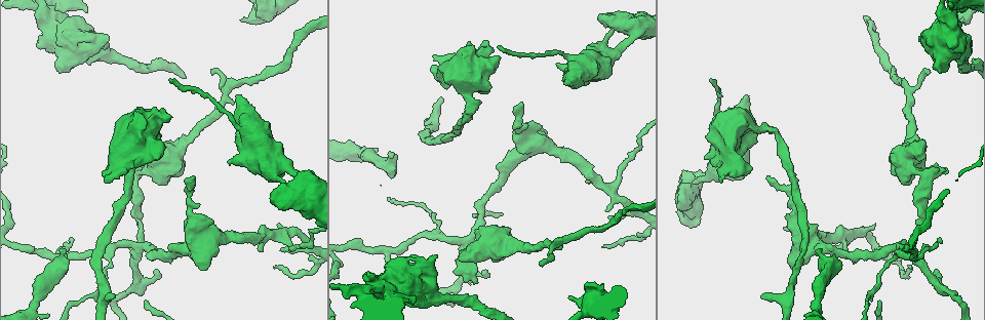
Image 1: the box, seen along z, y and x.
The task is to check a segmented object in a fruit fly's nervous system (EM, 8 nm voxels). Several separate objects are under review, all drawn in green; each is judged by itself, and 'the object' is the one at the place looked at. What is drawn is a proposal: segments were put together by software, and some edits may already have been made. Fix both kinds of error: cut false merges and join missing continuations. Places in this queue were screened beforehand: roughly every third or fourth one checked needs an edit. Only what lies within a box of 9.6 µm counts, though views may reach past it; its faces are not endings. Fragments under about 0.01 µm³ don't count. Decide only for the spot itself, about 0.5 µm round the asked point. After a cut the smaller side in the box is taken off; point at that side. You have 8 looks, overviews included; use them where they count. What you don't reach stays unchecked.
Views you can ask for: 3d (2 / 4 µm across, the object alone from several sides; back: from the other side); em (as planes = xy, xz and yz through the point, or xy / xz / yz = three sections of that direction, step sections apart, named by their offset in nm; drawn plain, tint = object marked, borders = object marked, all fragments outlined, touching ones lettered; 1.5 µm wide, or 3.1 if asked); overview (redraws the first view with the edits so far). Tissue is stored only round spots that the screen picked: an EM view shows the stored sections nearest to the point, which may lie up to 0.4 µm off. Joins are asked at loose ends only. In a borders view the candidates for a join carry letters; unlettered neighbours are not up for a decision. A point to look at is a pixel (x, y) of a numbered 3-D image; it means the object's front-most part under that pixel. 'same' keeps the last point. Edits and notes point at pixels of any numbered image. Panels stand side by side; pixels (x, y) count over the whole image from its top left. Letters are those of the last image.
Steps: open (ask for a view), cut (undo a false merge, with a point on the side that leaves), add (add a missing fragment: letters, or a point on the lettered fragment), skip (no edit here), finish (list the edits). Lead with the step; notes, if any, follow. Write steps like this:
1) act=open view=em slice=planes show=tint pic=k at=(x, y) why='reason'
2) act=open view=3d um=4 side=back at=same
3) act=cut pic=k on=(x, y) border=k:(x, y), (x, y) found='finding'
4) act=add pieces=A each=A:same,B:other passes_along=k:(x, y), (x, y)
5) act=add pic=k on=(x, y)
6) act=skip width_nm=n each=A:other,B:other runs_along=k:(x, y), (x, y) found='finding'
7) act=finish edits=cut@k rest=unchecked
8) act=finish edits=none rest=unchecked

act=open view=em slice=yz step=8 show=borders pic=1 at=(608, 211) why='free end'

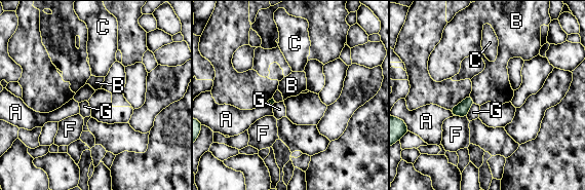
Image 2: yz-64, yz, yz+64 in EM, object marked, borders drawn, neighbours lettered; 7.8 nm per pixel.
act=open view=em slice=planes show=borders at=same

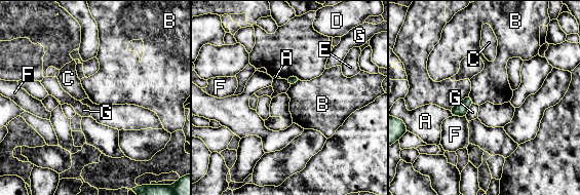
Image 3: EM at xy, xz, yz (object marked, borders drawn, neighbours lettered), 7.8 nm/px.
act=skip each=A:other,B:other,C:other,D:other,E:other,F:other,G:other border=3:(300, 80), (291, 85) found='none of them fits'

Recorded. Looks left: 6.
act=open view=3d um=4 pic=1 at=(138, 245) why='four arms meet'

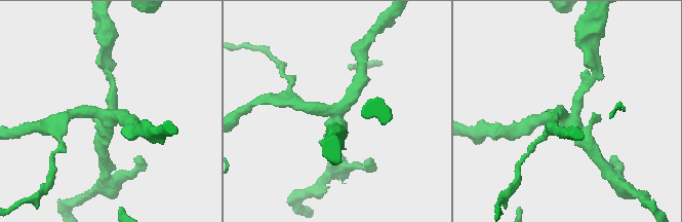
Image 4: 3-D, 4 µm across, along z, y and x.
act=open view=em slice=planes show=borders pic=4 at=(339, 111)

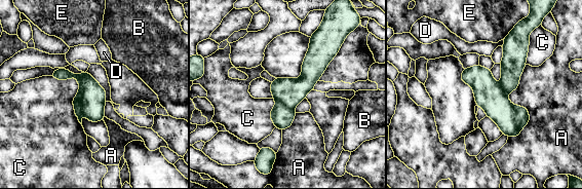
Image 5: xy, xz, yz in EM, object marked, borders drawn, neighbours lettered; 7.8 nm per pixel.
act=cut pic=5 on=(76, 102) each=A:other,B:other,C:other,D:other,E:other border=5:(79, 89), (81, 110) found='a second cell is stuck on'

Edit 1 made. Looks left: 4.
act=open view=overview

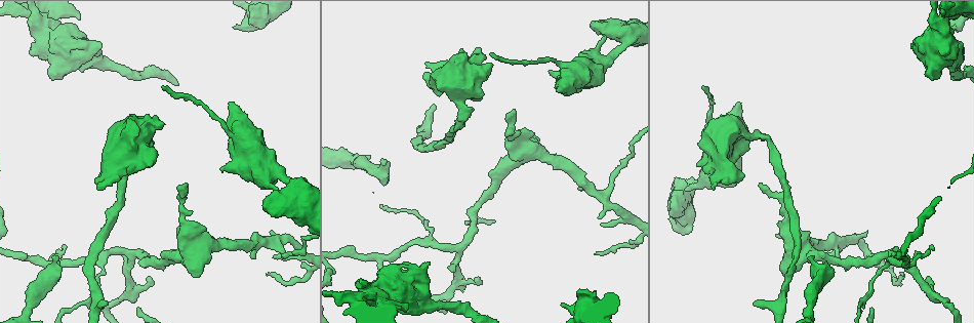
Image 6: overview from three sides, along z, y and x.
act=open view=em slice=xz step=4 show=tint pic=6 at=(934, 247) why='tapers out'

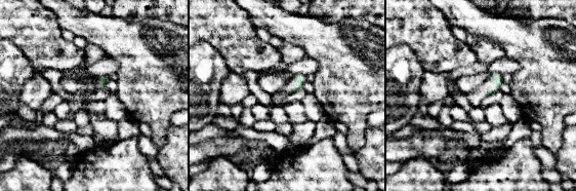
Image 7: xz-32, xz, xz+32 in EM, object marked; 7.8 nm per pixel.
act=open view=em slice=planes show=borders at=same why='another direction'

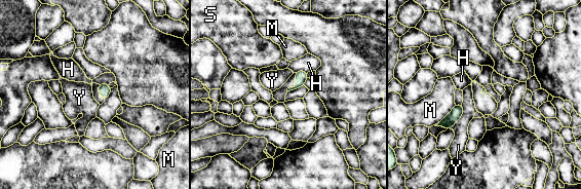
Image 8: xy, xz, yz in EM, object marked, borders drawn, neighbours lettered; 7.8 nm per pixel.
act=skip longest_contact=Y:220nm each=H:other,M:other,S:other,Y:other found='no lettered fragment goes on from it'

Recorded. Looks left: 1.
act=finish edits=cut@5 rest=unchecked

